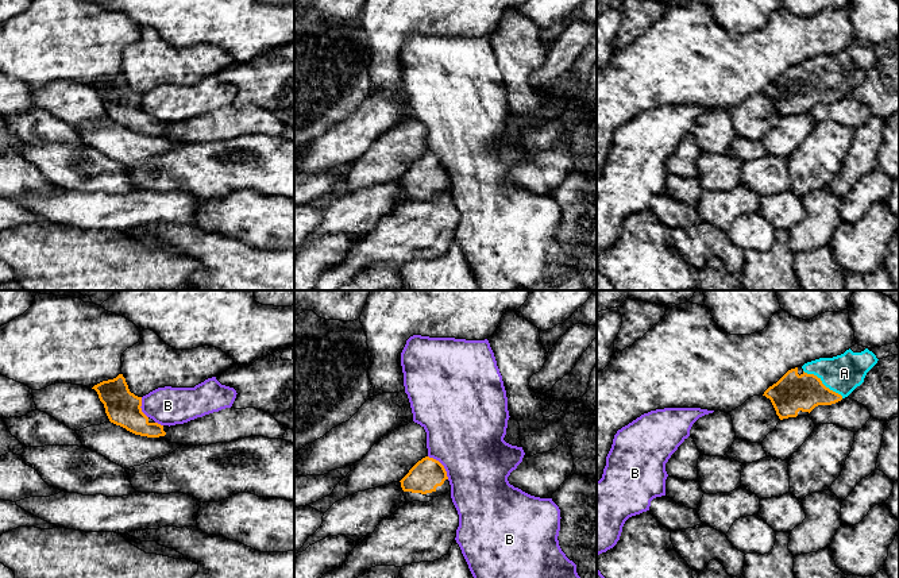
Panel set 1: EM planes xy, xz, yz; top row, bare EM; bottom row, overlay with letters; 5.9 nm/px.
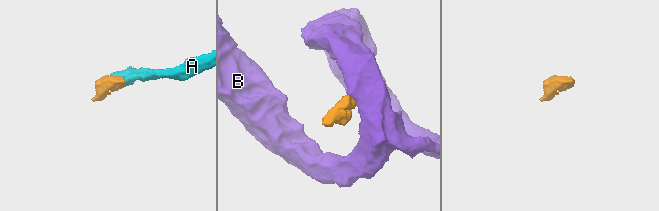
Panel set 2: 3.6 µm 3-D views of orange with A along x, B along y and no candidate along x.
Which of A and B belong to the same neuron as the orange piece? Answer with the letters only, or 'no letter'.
A

